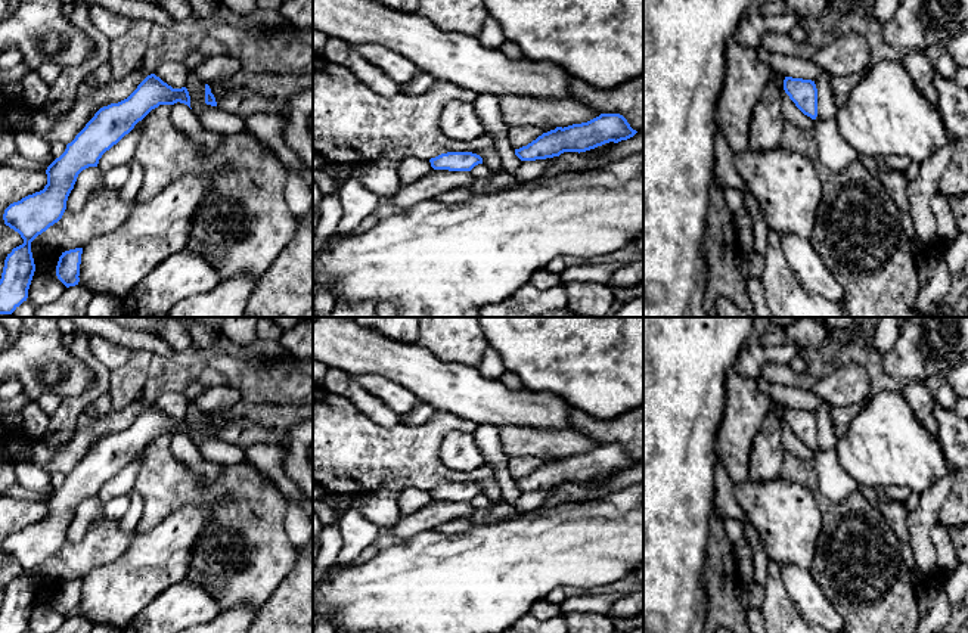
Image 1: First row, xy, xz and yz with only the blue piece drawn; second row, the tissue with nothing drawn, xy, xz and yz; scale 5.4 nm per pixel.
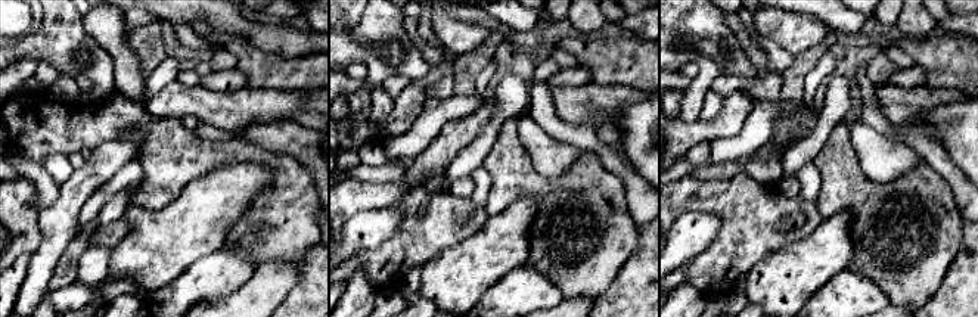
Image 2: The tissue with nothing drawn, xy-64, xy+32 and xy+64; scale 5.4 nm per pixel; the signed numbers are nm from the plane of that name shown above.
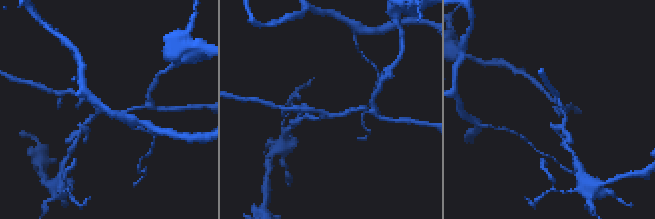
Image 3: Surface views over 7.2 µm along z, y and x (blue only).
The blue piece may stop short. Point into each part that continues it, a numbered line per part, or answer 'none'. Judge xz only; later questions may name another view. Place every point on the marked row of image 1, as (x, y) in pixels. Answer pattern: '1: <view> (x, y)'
none

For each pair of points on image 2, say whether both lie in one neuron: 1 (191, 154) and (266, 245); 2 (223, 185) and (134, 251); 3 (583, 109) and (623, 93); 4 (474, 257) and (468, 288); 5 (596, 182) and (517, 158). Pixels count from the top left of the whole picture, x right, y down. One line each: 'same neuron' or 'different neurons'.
1: same neuron
2: same neuron
3: same neuron
4: same neuron
5: same neuron

